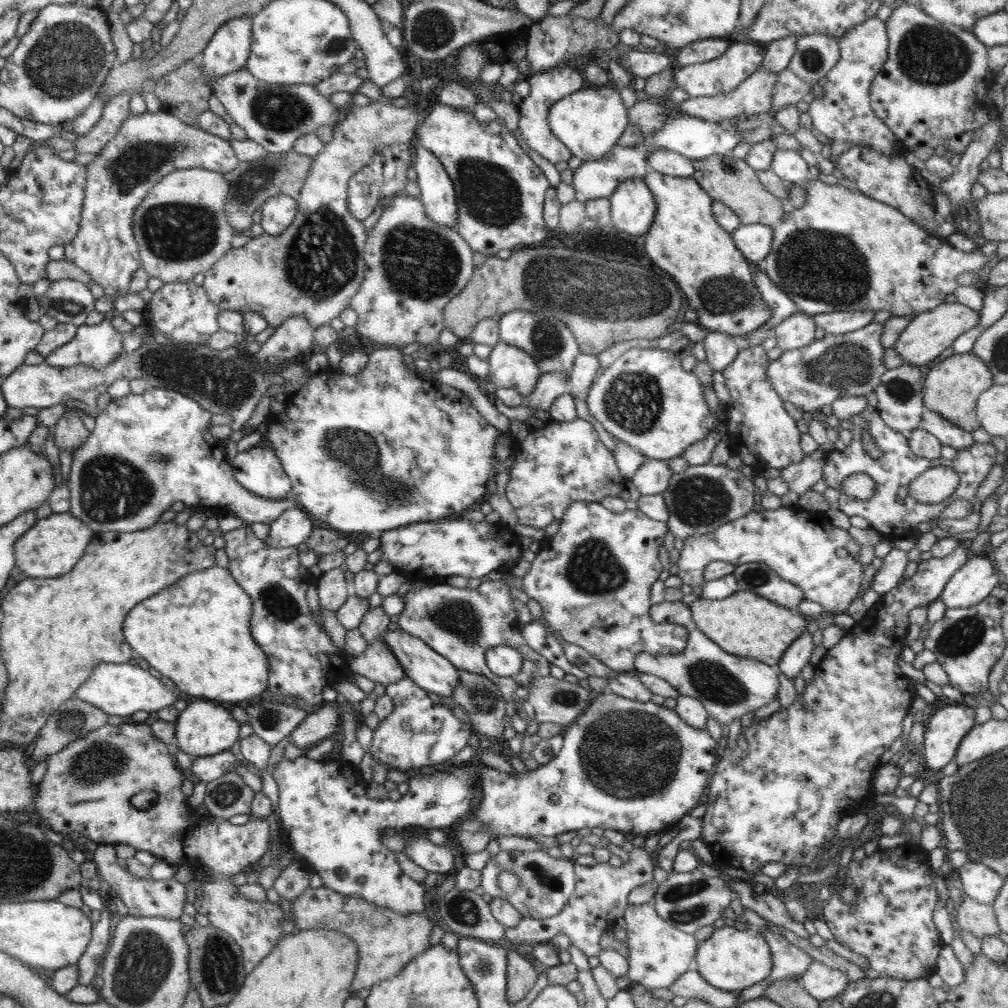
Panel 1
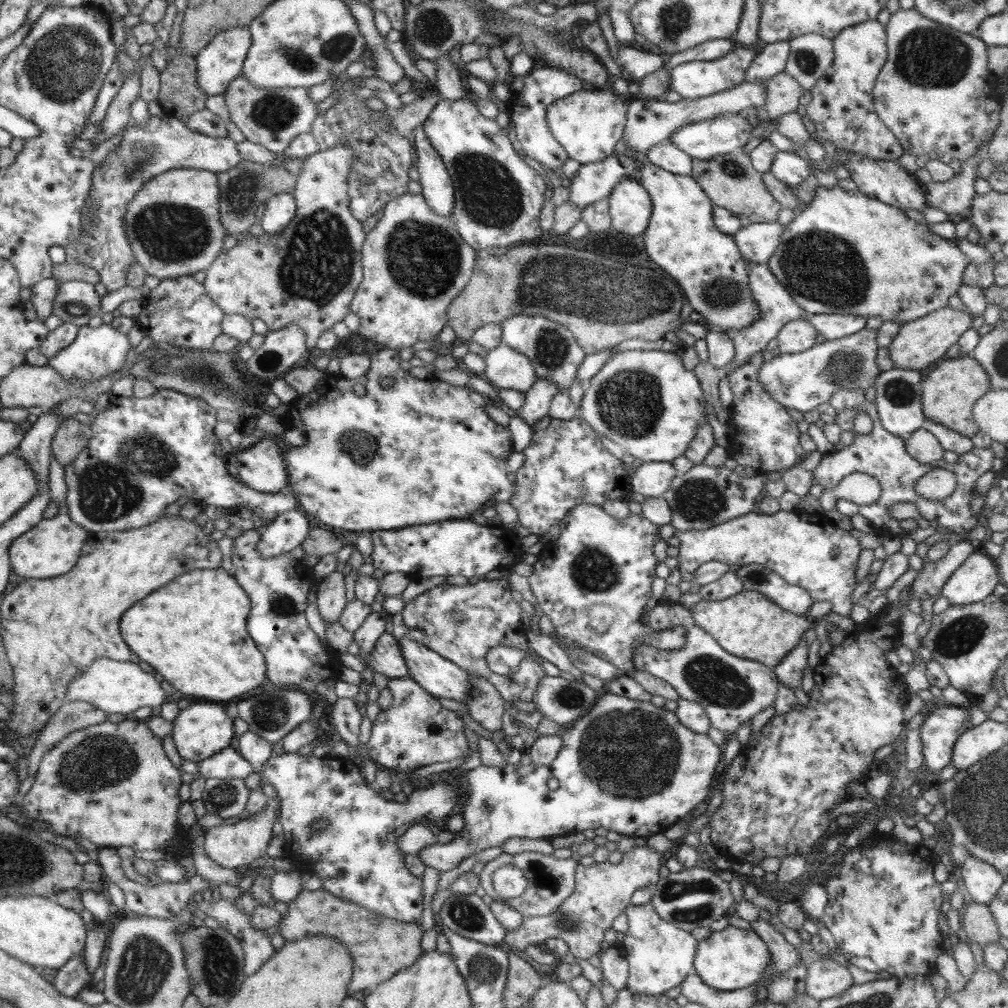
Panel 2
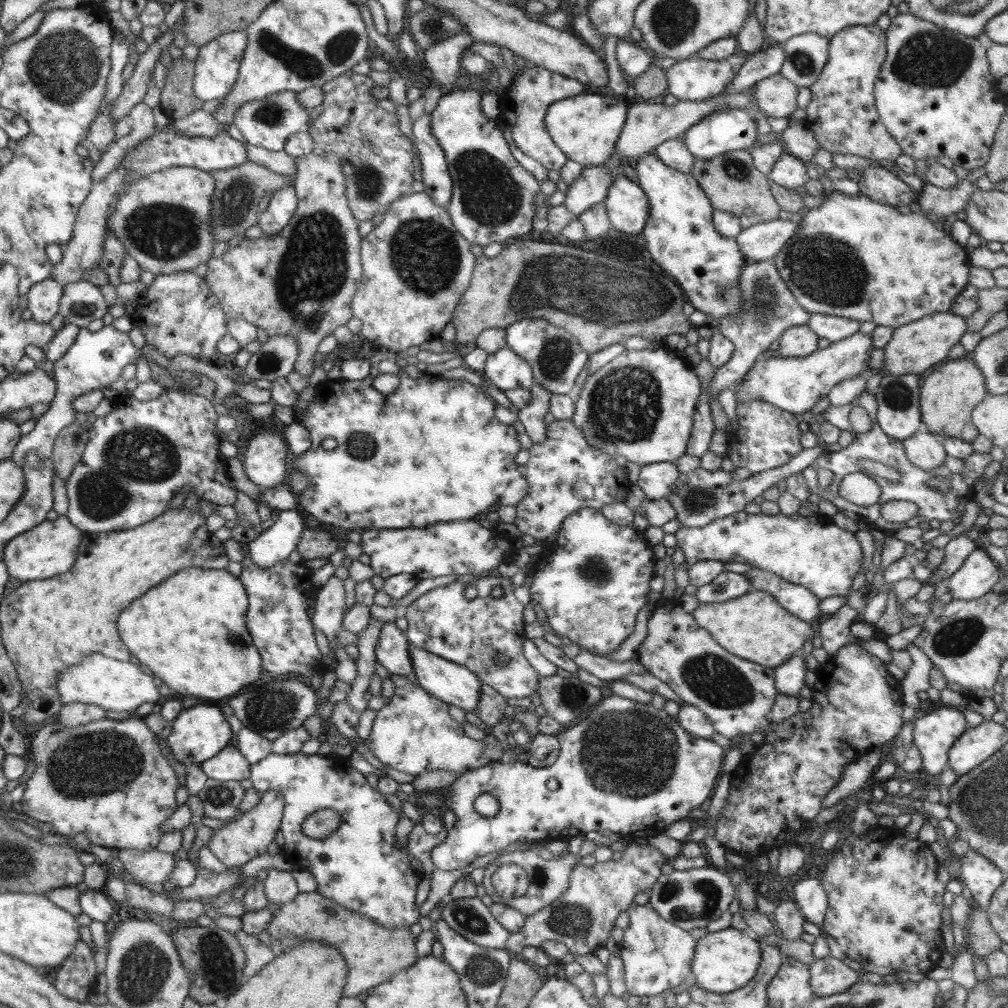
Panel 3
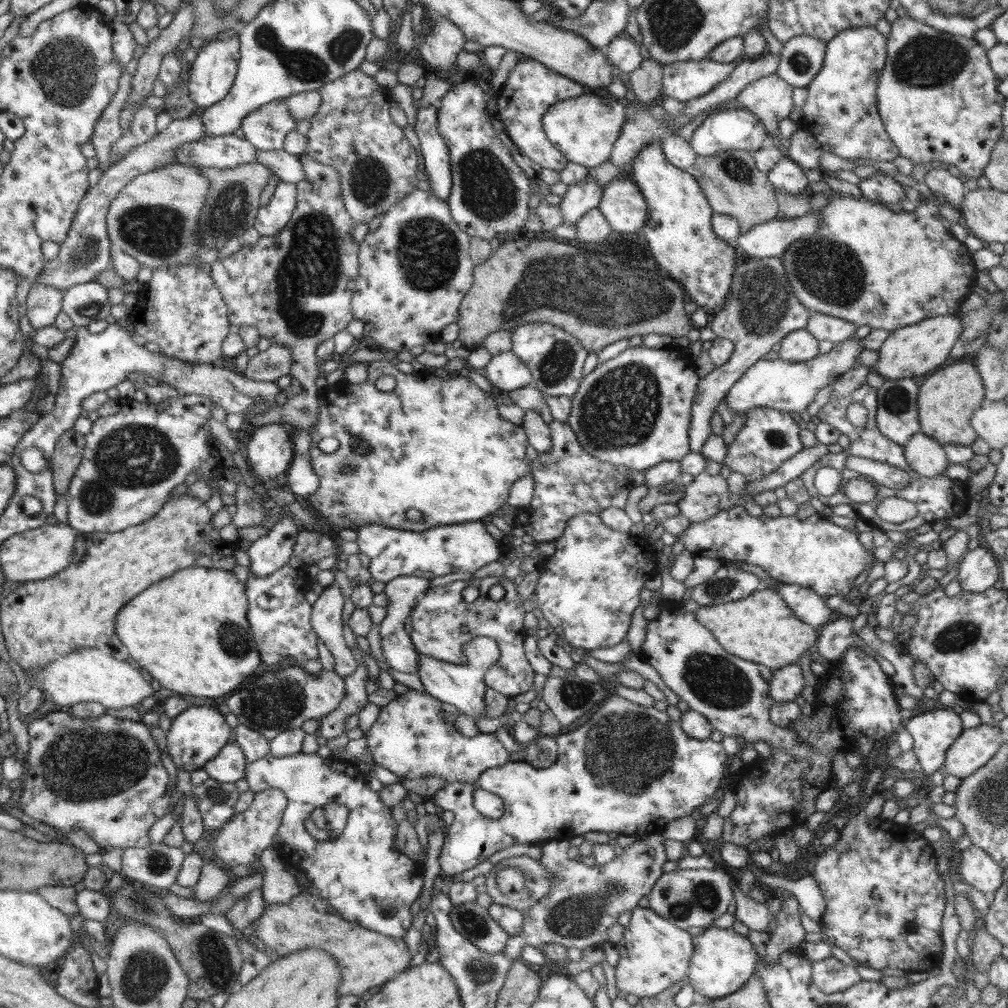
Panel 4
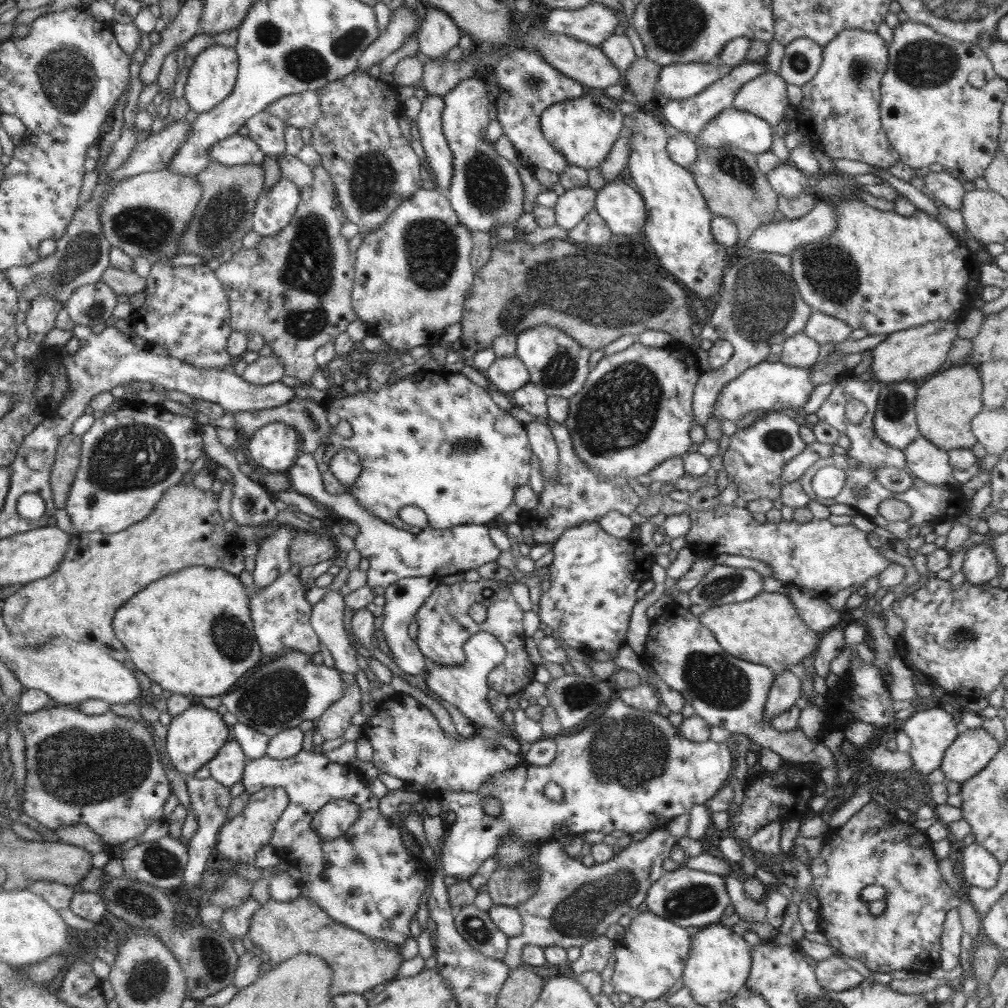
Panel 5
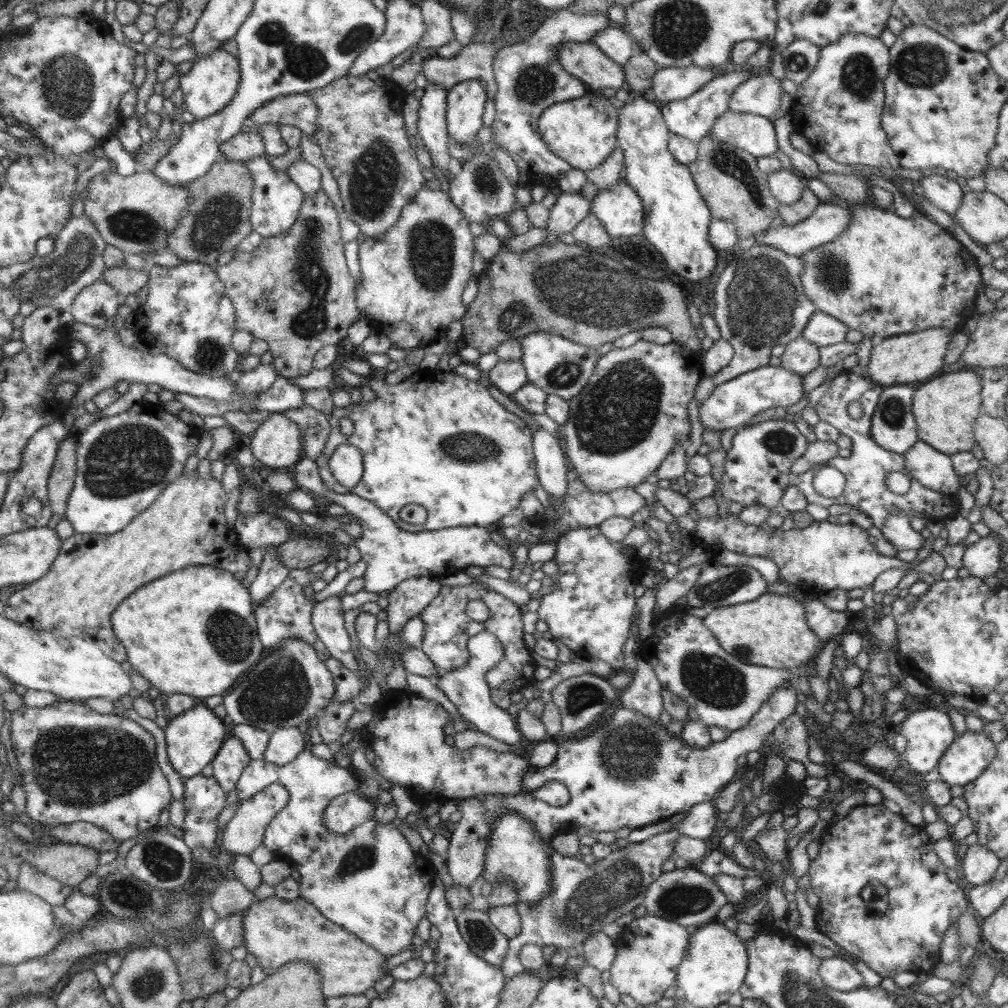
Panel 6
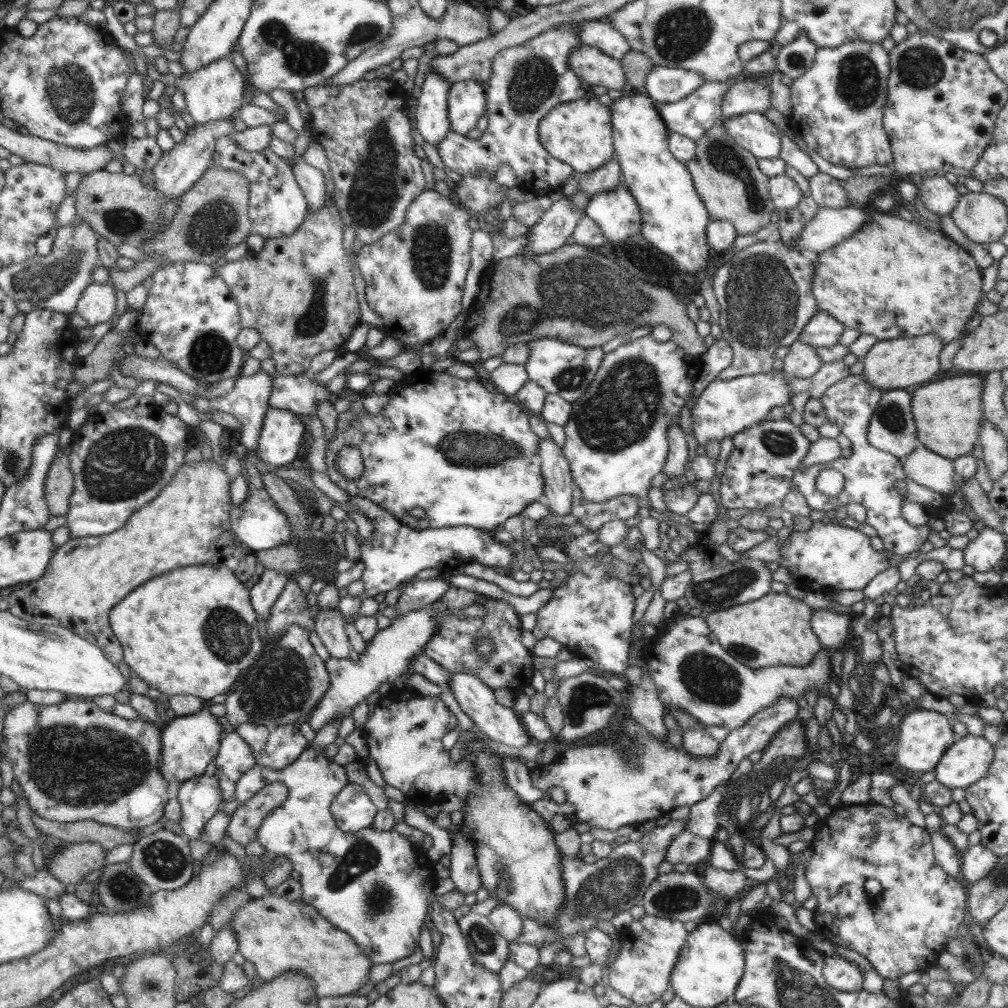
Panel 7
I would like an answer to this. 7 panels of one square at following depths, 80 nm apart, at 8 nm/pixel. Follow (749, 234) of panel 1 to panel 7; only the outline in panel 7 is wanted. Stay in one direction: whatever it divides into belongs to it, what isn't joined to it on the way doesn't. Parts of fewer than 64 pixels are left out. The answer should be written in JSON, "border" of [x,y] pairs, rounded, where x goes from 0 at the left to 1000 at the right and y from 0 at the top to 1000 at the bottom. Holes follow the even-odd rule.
{"border":[[[813,205],[811,213],[794,229],[795,234],[789,241],[784,242],[786,247],[807,254],[821,245],[831,242],[849,227],[852,227],[862,217],[858,205],[819,206]]]}

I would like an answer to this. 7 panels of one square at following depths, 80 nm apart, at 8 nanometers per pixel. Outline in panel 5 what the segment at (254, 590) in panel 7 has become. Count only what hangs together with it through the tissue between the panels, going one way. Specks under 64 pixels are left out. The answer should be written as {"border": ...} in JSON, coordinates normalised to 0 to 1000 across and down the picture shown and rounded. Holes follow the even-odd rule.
{"border":[[[278,521],[274,528],[258,538],[254,548],[253,563],[251,567],[251,581],[259,584],[270,579],[282,566],[286,567],[289,556],[286,554],[286,543],[294,530],[287,521]]]}

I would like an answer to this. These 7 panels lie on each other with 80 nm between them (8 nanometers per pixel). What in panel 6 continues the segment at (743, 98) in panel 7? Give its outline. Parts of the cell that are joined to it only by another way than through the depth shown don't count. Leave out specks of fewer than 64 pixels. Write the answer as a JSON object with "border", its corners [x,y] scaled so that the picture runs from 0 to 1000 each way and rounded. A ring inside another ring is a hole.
{"border":[[[753,70],[732,84],[722,100],[722,107],[728,111],[766,117],[774,107],[774,94],[777,90],[775,81],[765,72]]]}

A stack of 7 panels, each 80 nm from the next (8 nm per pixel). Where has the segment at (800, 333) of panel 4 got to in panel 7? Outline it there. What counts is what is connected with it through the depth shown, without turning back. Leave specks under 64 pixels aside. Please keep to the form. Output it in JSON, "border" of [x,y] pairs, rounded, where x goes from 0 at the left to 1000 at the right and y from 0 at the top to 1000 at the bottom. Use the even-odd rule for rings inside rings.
{"border":[[[794,337],[788,338],[783,343],[783,348],[777,355],[777,368],[782,373],[795,376],[807,374],[815,367],[816,359],[813,357],[810,346]]]}

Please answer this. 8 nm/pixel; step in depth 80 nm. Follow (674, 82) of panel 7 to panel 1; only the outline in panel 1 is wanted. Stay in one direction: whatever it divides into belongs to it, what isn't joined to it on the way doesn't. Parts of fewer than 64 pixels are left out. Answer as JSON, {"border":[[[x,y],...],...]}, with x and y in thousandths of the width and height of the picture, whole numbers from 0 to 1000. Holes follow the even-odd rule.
{"border":[[[732,39],[725,42],[720,52],[713,58],[675,67],[669,66],[670,86],[677,87],[685,96],[722,93],[754,66],[756,59],[758,59],[758,51],[754,47],[739,44]]]}

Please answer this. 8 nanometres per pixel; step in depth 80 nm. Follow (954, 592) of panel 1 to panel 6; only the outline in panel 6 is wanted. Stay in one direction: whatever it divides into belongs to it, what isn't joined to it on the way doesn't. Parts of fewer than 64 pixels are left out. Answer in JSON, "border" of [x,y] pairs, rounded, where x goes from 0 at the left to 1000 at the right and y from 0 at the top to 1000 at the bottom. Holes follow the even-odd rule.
{"border":[[[983,529],[958,544],[955,562],[968,573],[974,574],[986,570],[989,565],[992,565],[997,543],[993,534]]]}

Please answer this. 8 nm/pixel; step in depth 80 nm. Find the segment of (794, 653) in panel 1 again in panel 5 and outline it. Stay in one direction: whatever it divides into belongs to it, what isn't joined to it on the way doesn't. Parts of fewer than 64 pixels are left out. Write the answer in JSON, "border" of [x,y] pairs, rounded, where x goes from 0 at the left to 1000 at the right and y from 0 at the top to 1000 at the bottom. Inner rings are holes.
{"border":[[[783,665],[776,666],[769,671],[757,708],[759,717],[764,717],[768,710],[776,708],[776,705],[782,704],[790,698],[790,694],[795,691],[794,680],[794,674]]]}

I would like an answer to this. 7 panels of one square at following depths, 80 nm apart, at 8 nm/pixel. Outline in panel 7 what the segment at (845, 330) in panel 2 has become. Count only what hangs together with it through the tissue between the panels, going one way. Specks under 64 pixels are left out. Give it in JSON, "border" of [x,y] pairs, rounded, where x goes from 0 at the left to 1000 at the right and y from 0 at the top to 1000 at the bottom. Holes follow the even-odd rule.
{"border":[[[812,308],[795,327],[792,337],[808,345],[832,340],[838,323],[819,309]]]}

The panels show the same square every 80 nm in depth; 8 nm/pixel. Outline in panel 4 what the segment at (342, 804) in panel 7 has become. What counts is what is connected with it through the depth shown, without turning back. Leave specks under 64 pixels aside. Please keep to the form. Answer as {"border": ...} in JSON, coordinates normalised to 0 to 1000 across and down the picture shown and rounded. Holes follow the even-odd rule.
{"border":[[[326,797],[312,803],[303,815],[306,827],[316,834],[326,834],[340,826],[346,804],[342,800]]]}

